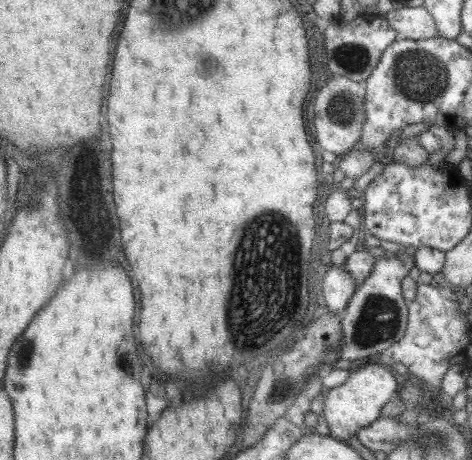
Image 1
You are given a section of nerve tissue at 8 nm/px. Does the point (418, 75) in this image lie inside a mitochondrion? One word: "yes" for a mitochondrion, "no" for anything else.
yes

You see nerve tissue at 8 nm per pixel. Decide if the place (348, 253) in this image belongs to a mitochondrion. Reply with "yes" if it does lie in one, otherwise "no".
no

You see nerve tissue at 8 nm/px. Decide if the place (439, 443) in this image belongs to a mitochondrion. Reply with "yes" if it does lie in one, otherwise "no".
yes

